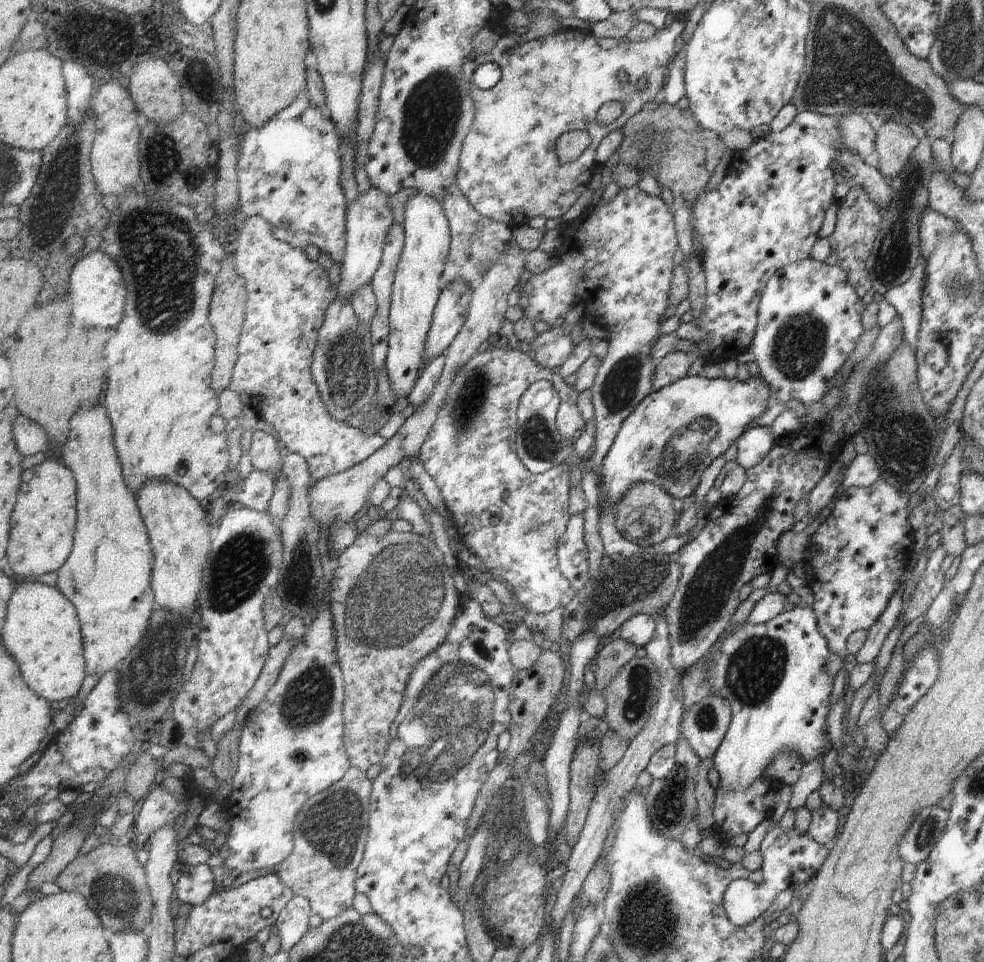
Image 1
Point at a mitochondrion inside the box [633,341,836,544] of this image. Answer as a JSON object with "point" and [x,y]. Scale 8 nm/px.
{"point":[674,459]}

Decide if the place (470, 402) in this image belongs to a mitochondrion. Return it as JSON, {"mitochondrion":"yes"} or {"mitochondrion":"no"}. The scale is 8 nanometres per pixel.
{"mitochondrion":"yes"}

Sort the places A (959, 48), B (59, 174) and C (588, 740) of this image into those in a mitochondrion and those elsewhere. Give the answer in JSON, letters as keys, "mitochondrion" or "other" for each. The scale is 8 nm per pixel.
{"A":"mitochondrion","B":"mitochondrion","C":"other"}

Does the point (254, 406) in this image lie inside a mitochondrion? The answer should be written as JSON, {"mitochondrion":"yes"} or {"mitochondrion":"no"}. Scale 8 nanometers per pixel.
{"mitochondrion":"no"}

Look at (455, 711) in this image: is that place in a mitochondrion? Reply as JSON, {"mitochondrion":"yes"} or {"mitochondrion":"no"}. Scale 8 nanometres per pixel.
{"mitochondrion":"yes"}

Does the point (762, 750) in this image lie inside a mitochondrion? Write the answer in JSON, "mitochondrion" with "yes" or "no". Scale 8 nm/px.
{"mitochondrion":"no"}

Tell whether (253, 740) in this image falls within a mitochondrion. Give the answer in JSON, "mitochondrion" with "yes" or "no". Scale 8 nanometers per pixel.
{"mitochondrion":"no"}

